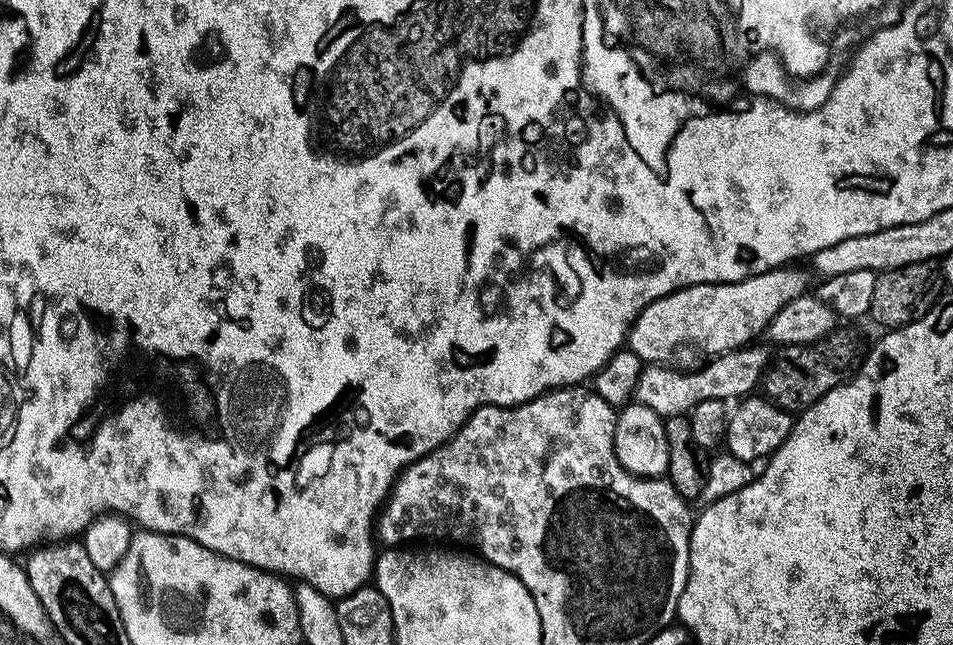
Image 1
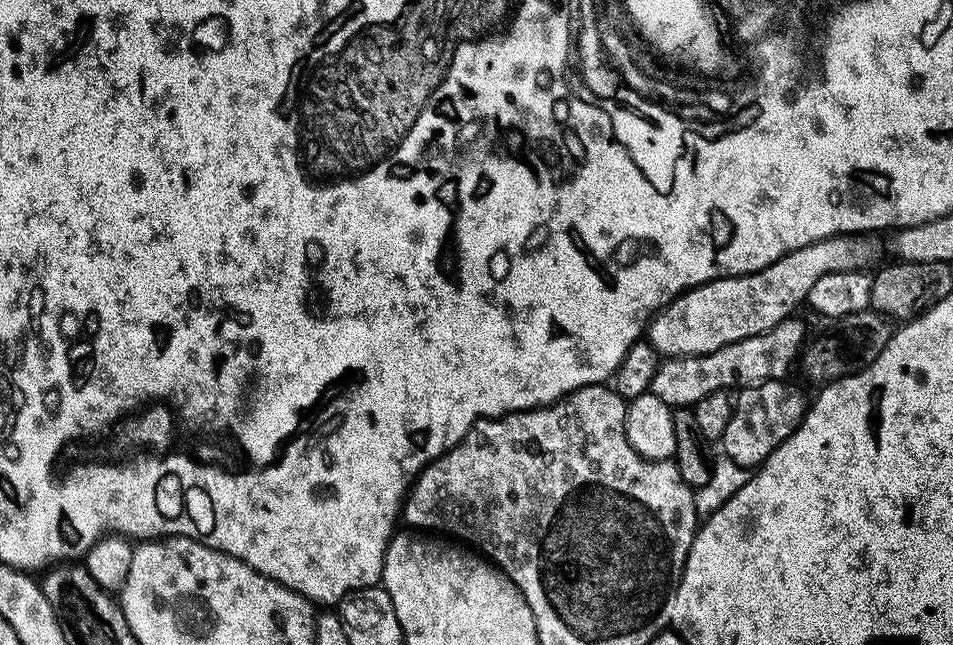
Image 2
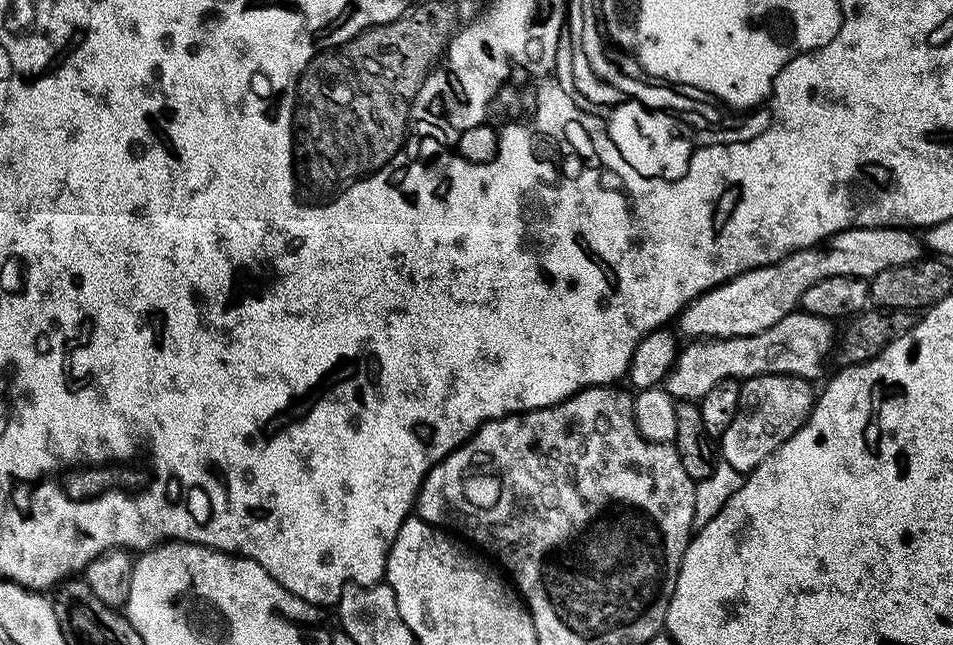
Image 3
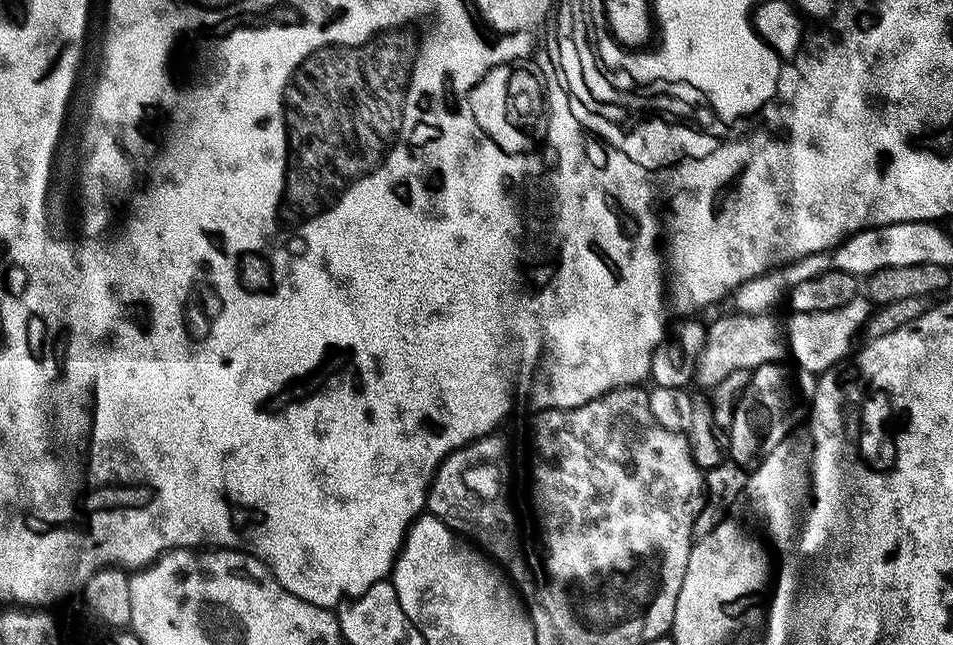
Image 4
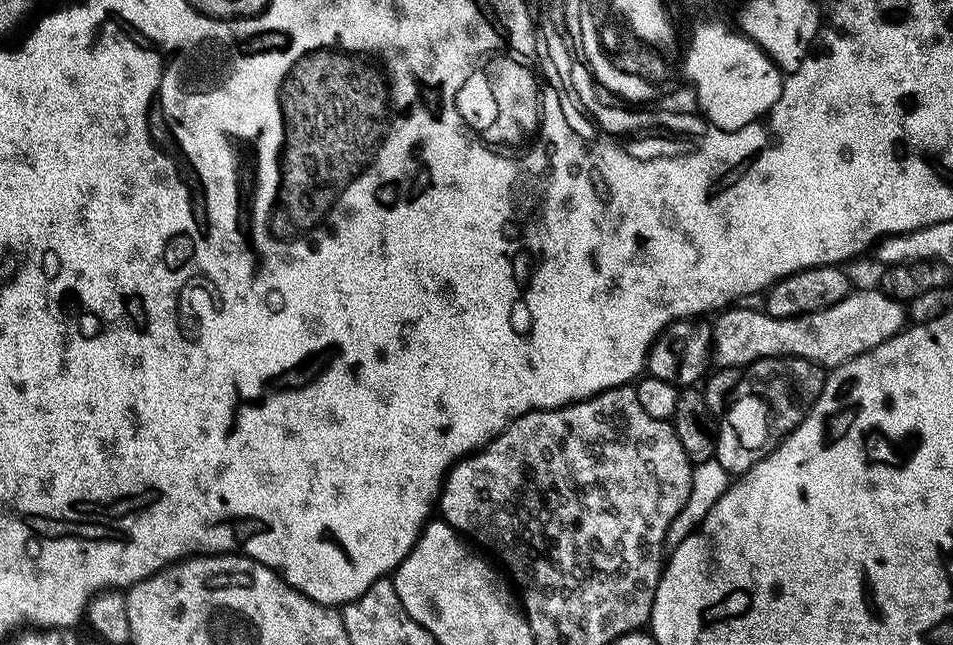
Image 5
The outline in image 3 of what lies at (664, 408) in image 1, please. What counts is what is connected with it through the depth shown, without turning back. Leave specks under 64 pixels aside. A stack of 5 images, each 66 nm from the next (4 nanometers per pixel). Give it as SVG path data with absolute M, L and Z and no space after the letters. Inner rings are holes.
M797 310L753 336L731 336L725 340L704 338L689 344L692 344L689 348L679 349L676 363L662 384L665 392L677 402L698 402L723 380L747 382L751 376L801 376L804 380L816 380L824 372L824 359L834 348L834 324Z

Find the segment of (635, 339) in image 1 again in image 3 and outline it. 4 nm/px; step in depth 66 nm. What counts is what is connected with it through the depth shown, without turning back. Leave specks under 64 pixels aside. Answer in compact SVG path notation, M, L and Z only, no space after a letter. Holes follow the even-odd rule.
M851 228L828 237L824 243L813 248L791 252L773 264L751 268L749 272L734 276L717 288L702 293L680 313L679 335L718 340L731 336L753 336L774 326L774 322L782 322L786 314L797 311L802 294L810 290L814 282L822 282L822 278L871 278L887 268L906 266L921 259L921 256L922 240L915 231L907 228Z

